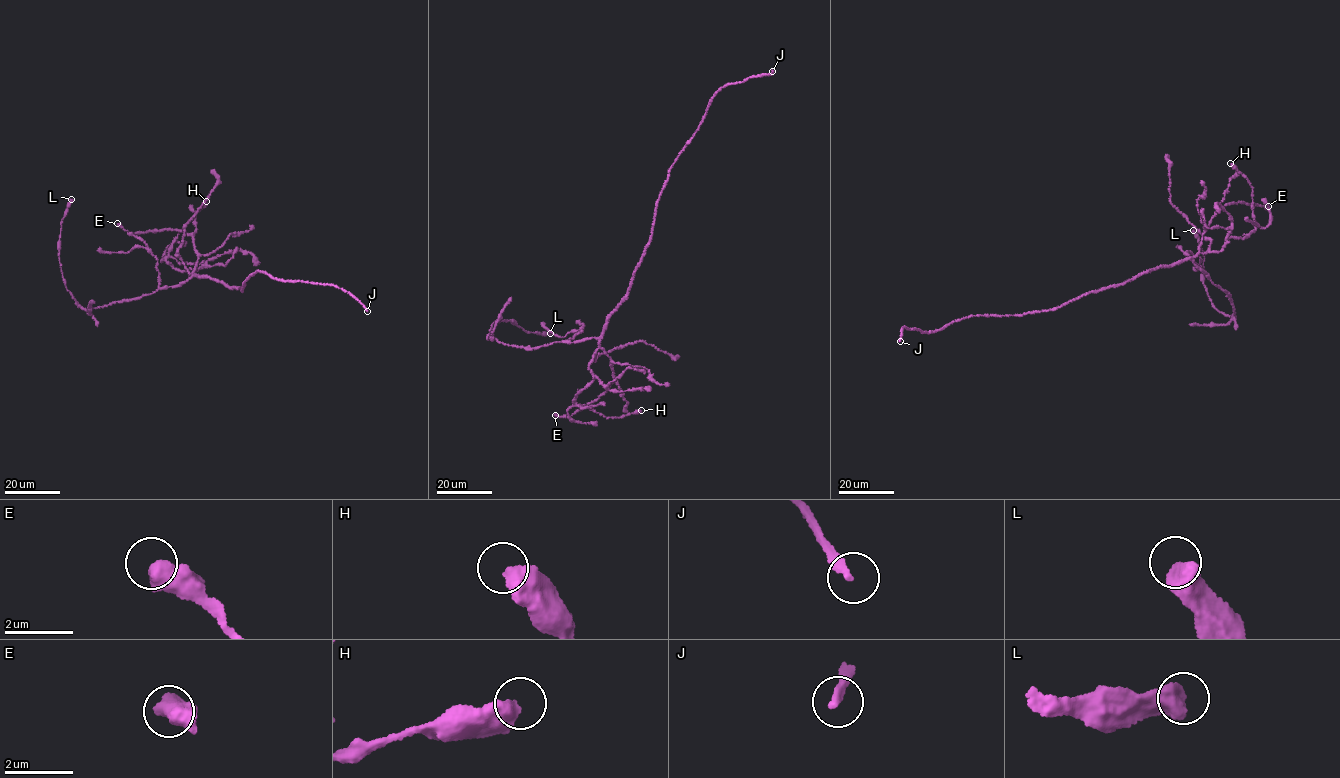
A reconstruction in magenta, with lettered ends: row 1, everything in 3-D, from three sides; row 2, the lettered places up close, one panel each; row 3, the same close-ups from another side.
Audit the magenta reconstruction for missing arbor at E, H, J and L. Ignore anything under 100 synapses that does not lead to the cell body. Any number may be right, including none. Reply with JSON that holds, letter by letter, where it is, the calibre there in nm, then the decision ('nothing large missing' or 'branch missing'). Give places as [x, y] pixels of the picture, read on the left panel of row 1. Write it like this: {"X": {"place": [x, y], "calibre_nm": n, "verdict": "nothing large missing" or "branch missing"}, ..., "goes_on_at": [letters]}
{"E": {"place": [117, 223], "calibre_nm": 550, "verdict": "nothing large missing"}, "H": {"place": [206, 201], "calibre_nm": 550, "verdict": "nothing large missing"}, "J": {"place": [367, 311], "calibre_nm": 240, "verdict": "branch missing"}, "L": {"place": [71, 199], "calibre_nm": 650, "verdict": "nothing large missing"}, "goes_on_at": ["J"]}

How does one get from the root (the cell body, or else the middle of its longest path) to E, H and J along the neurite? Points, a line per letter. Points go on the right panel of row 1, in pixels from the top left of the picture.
E: (1126, 282), (1197, 254), (1203, 231), (1218, 208), (1239, 202), (1264, 206), (1269, 210), (1268, 206)
H: (1126, 282), (1199, 253), (1218, 252), (1225, 240), (1232, 237), (1244, 238), (1255, 229), (1252, 188), (1230, 163)
J: (1126, 282), (1092, 291), (1054, 309), (1020, 315), (973, 315), (927, 332), (902, 327), (900, 341)

